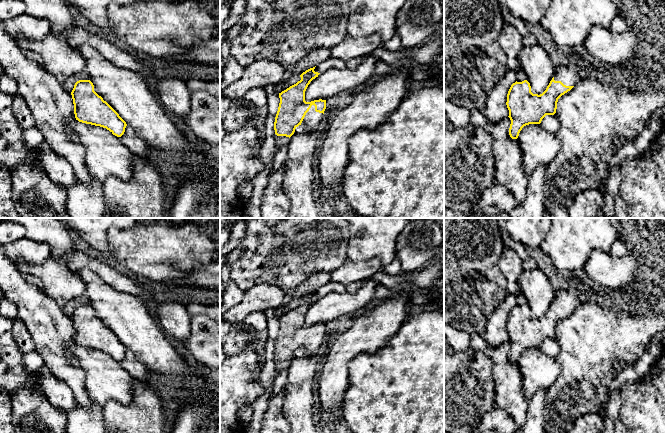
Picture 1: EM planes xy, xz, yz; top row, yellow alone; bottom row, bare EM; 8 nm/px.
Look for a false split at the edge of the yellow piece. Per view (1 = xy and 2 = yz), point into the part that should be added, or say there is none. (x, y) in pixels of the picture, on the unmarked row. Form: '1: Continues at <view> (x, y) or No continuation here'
1: No continuation here
2: Continues at yz (569, 299)

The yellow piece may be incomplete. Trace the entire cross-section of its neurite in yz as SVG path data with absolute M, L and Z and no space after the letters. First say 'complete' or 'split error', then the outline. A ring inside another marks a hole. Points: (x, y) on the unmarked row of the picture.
split error | M574 287L560 290L556 293L555 299L547 310L546 314L538 319L531 316L530 307L527 304L515 306L511 309L507 318L507 332L511 344L509 359L517 363L522 352L529 348L540 348L546 339L554 339L557 333L558 323L570 315L574 309L582 303L580 292Z

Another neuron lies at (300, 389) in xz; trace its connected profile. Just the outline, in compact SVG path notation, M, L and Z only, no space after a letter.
M303 349L296 351L287 369L287 382L282 412L290 424L290 433L318 433L313 418L313 408L316 394L316 380L323 361L319 352L307 353Z

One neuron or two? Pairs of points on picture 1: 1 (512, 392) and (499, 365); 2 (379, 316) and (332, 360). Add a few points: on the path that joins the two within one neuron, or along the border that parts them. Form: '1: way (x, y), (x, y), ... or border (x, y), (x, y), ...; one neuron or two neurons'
1: way (508, 385), (508, 378), (504, 372); one neuron
2: way (367, 328), (344, 349); one neuron

